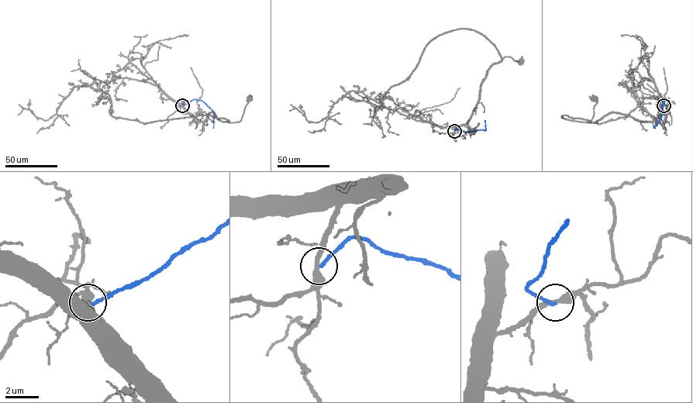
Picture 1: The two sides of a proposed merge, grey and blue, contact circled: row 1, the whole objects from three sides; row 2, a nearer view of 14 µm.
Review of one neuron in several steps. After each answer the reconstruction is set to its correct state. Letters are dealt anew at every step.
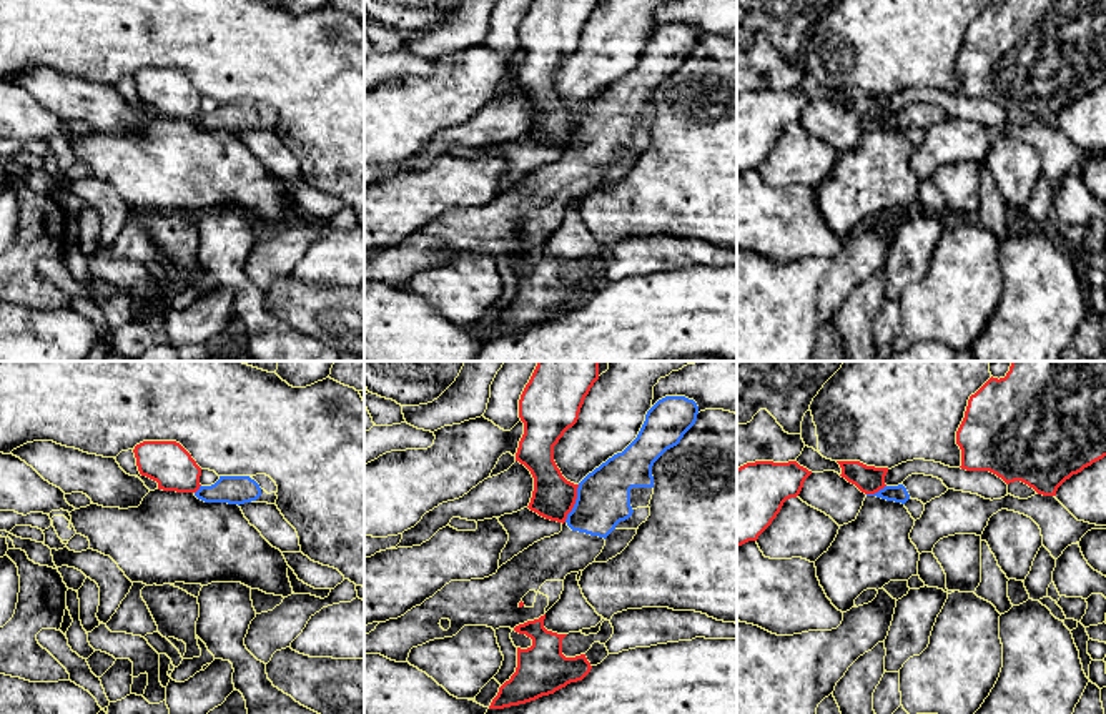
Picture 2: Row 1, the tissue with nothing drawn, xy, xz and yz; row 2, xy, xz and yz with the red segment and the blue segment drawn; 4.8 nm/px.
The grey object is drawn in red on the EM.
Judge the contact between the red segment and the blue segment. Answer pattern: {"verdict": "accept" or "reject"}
{"verdict": "reject"}

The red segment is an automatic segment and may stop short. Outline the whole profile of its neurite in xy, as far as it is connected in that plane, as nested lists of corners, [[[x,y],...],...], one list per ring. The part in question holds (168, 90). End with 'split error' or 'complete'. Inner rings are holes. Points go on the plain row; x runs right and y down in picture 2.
[[[143,68],[133,77],[141,103],[158,110],[158,117],[196,120],[201,95],[176,68]]]; complete

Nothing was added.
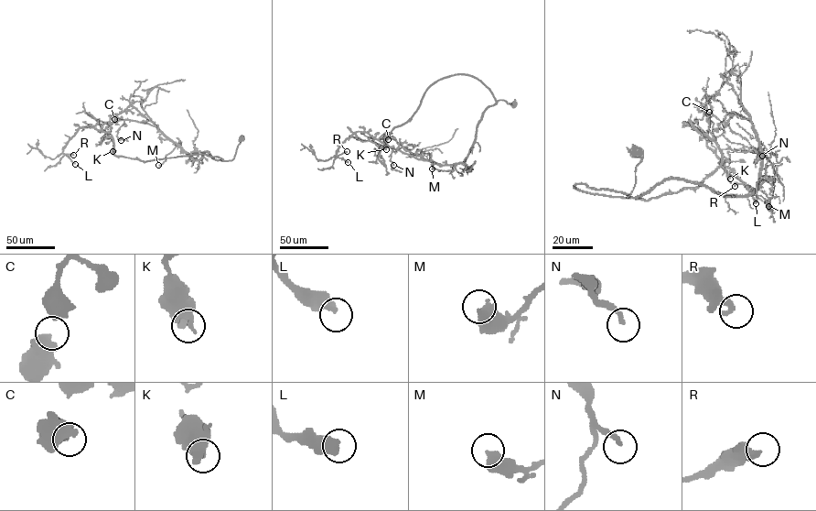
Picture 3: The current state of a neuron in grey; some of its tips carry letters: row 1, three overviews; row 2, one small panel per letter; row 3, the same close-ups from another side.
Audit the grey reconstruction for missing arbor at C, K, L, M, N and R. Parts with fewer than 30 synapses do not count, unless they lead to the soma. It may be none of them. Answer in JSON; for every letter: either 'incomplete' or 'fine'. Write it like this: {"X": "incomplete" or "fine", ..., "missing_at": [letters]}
{"C": "fine", "K": "fine", "L": "incomplete", "M": "fine", "N": "incomplete", "R": "fine", "missing_at": ["L", "N"]}

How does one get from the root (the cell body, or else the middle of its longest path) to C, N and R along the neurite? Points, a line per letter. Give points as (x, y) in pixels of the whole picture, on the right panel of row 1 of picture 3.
C: (638, 153), (641, 161), (631, 198), (574, 187), (646, 201), (696, 188), (722, 160), (708, 130), (709, 112)
N: (638, 153), (629, 198), (671, 179), (752, 193), (760, 141), (748, 119), (731, 113), (729, 128), (762, 156)
R: (638, 153), (631, 198), (574, 187), (646, 201), (696, 188), (722, 153), (693, 128), (743, 182), (735, 186)

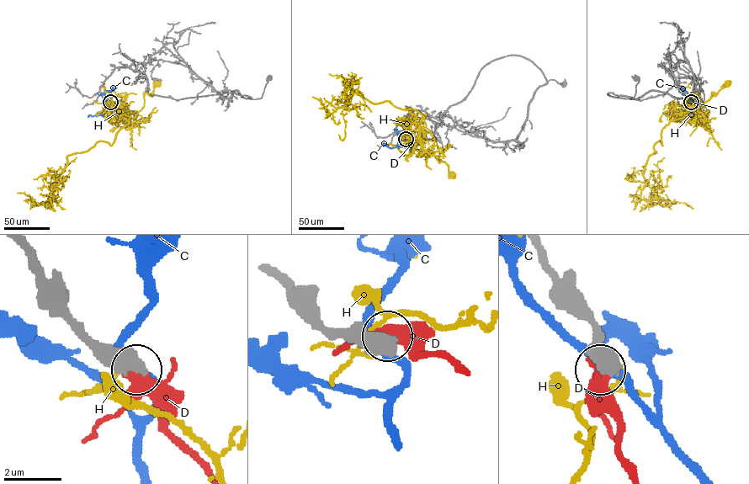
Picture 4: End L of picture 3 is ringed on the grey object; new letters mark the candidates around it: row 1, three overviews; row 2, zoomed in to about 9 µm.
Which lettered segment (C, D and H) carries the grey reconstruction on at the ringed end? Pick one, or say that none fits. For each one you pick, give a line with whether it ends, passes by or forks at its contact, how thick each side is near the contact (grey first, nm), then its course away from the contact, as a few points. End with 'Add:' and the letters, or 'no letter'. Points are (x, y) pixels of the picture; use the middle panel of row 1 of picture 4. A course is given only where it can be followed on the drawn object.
D: it forks there; 650 nm thick on the grey side, 360 nm on the other
Add: D

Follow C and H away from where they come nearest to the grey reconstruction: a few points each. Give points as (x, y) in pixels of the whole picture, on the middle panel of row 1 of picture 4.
C: (405, 139), (406, 147), (398, 146), (392, 148), (383, 145)
H: (405, 139), (416, 138), (419, 122), (423, 118), (426, 127), (436, 141), (439, 160), (445, 163), (452, 174)

